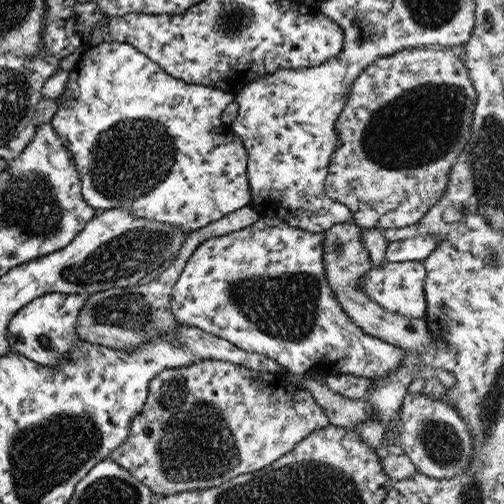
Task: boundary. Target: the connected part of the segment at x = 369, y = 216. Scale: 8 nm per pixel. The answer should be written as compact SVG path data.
M418 47L404 49L390 56L384 56L369 64L352 84L351 93L345 107L336 119L335 131L339 144L331 154L328 172L325 178L326 194L338 203L344 204L351 210L353 216L351 222L361 228L404 228L416 224L426 211L438 202L438 199L447 189L448 179L460 153L464 150L471 133L473 121L473 109L476 106L477 94L469 78L469 69L462 59L459 59L452 51L442 47Z

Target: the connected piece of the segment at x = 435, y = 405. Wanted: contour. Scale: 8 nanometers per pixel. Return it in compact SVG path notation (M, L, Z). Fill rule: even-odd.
M408 394L403 398L395 444L402 448L419 472L430 478L448 479L461 475L473 458L471 432L457 410L424 395Z

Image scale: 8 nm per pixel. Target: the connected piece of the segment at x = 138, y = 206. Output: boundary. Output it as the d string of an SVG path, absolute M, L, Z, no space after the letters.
M103 42L96 47L85 48L66 83L51 123L57 135L63 140L65 147L74 157L74 164L81 178L81 196L92 208L100 212L111 208L130 209L138 218L170 223L180 227L186 234L190 234L192 231L200 230L207 224L251 204L251 186L247 177L248 157L243 140L235 135L230 124L222 118L227 106L235 101L235 95L232 93L174 79L172 76L166 75L158 64L137 48L122 42Z

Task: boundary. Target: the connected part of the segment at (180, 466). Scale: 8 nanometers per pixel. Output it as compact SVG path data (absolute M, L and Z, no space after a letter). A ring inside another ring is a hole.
M216 359L199 360L190 366L182 368L167 368L158 373L158 376L155 376L149 382L149 391L144 408L131 420L129 426L130 432L124 444L113 450L109 454L108 459L119 464L124 470L130 472L136 480L148 486L153 494L161 494L162 496L174 495L179 492L186 492L187 490L214 488L241 474L248 474L250 472L256 472L261 468L266 468L266 466L270 466L275 460L290 452L305 436L329 424L324 410L316 404L311 392L300 387L300 385L296 386L291 381L290 376L285 370L278 373L260 372L246 366Z

